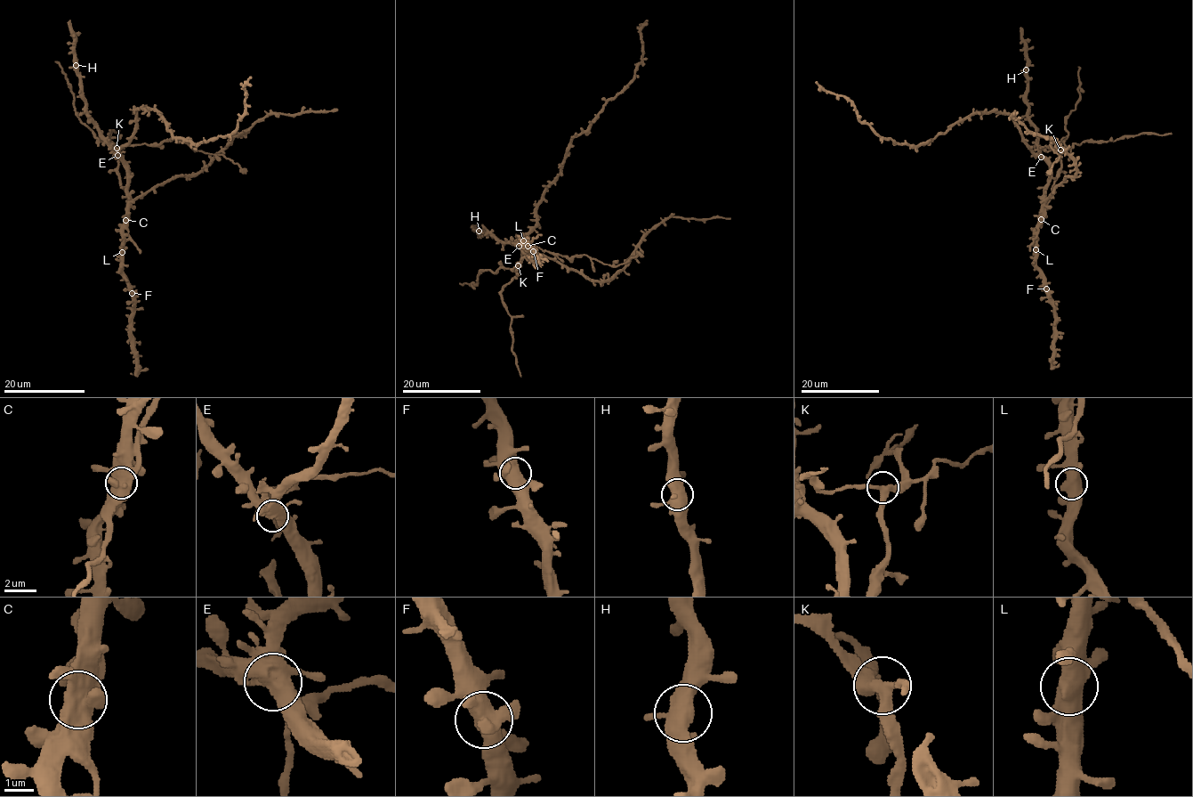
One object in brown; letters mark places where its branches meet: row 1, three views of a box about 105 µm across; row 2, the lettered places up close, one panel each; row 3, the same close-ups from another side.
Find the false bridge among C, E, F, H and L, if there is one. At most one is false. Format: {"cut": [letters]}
{"cut": ["C"]}

